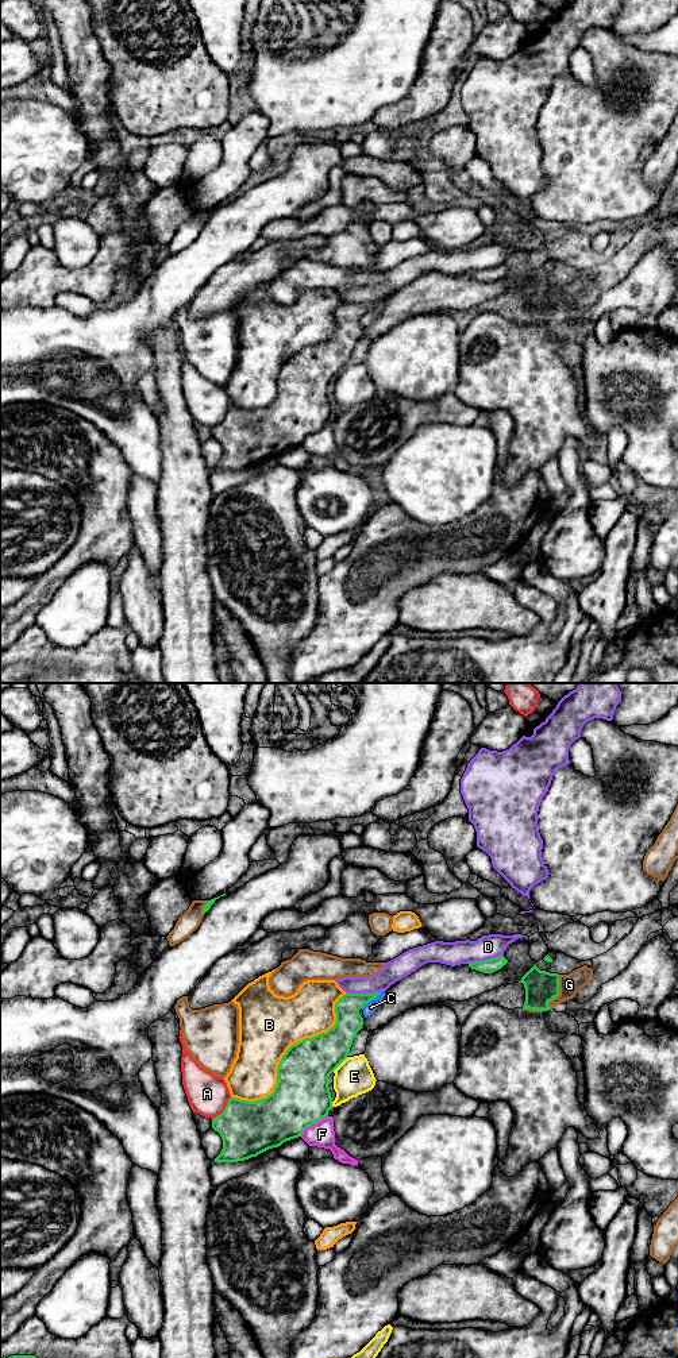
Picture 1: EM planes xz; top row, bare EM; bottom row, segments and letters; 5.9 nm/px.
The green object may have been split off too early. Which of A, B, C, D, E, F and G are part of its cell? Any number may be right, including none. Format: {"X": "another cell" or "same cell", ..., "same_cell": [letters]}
{"A": "another cell", "B": "another cell", "C": "another cell", "D": "another cell", "E": "another cell", "F": "another cell", "G": "another cell", "same_cell": []}

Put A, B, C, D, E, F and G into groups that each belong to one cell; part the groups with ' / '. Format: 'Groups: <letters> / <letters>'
Groups: A / B / C E / D / F / G

